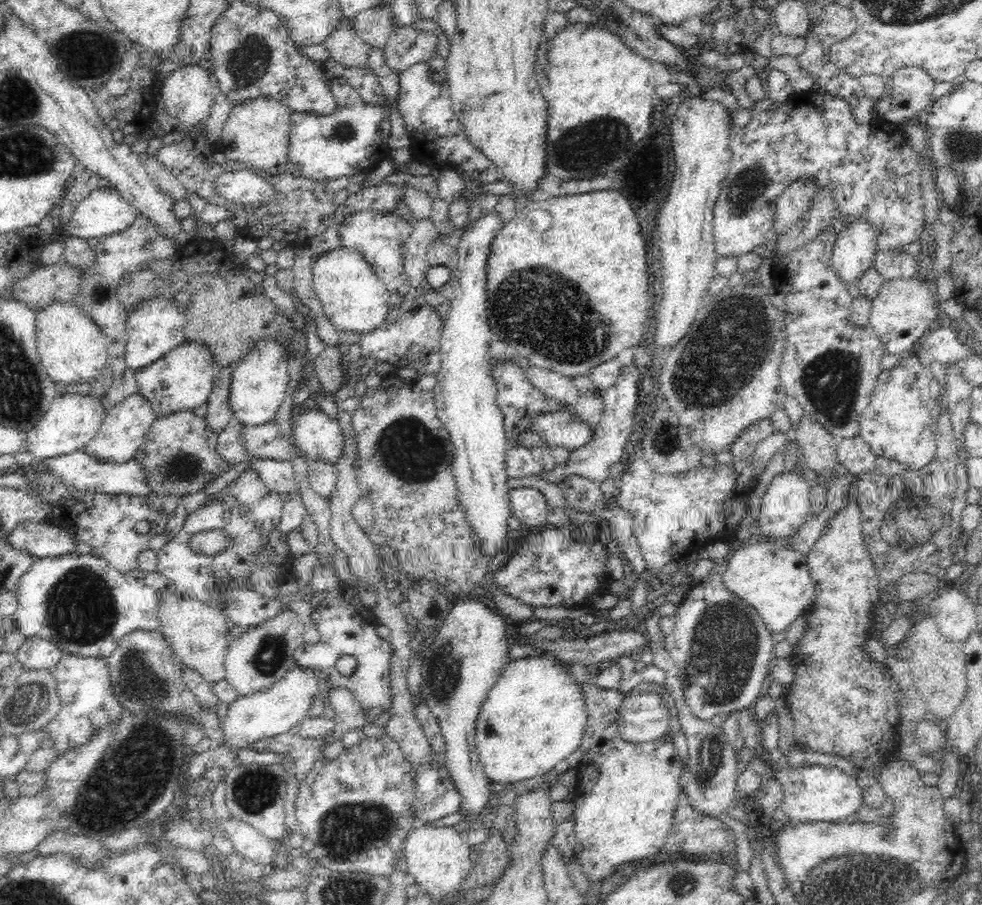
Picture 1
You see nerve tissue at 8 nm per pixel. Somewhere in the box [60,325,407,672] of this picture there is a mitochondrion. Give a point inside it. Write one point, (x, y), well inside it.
(180, 467)

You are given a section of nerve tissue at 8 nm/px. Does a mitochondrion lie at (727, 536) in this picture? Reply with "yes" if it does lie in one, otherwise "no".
no

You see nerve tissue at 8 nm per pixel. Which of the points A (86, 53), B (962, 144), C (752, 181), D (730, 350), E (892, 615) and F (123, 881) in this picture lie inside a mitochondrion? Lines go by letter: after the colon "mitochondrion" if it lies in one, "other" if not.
A: mitochondrion
B: mitochondrion
C: mitochondrion
D: mitochondrion
E: other
F: other

